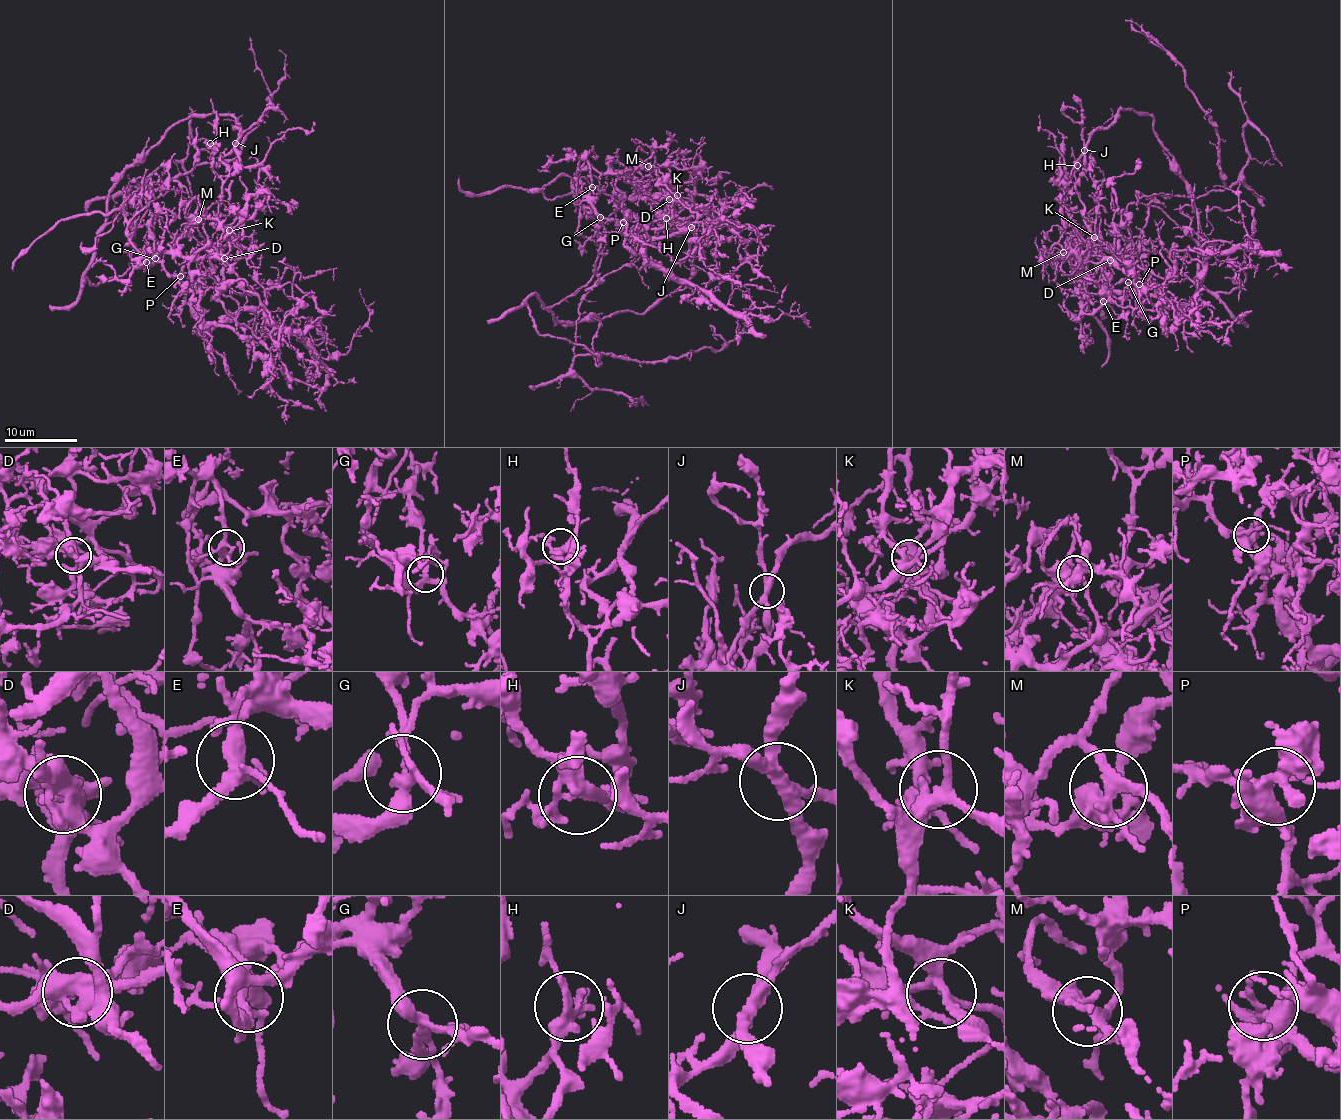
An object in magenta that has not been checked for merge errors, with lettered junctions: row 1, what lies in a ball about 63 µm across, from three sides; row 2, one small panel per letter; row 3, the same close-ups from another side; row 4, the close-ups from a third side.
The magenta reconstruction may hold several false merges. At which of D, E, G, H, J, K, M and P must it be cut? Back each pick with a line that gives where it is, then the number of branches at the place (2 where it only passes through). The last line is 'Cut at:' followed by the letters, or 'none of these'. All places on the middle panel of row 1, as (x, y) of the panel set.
D: Place: (669, 199). Branches: 6
J: Place: (691, 227). Branches: 4
Cut at: D, J

